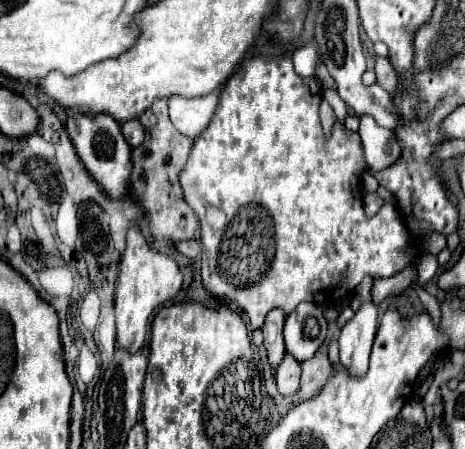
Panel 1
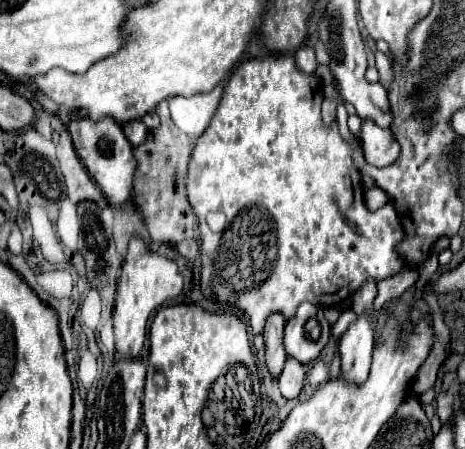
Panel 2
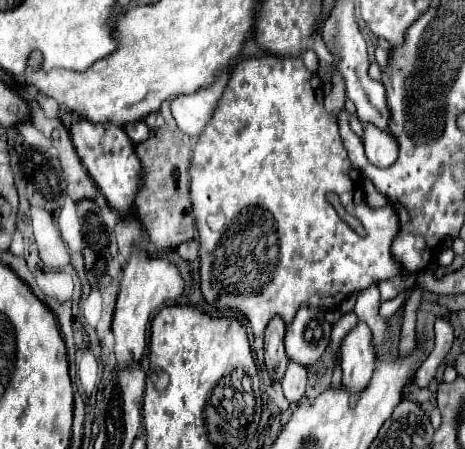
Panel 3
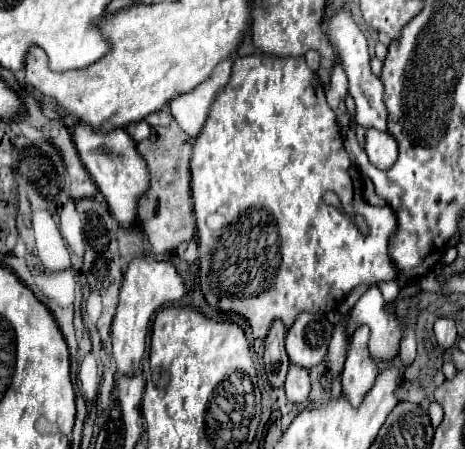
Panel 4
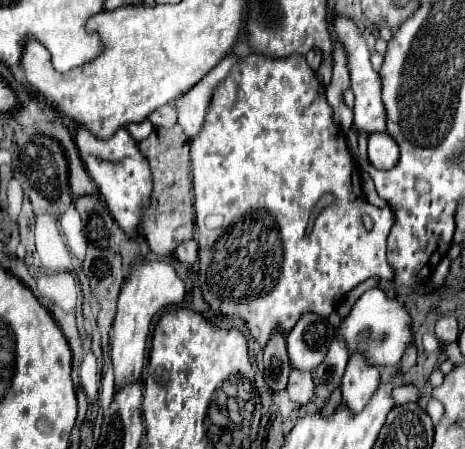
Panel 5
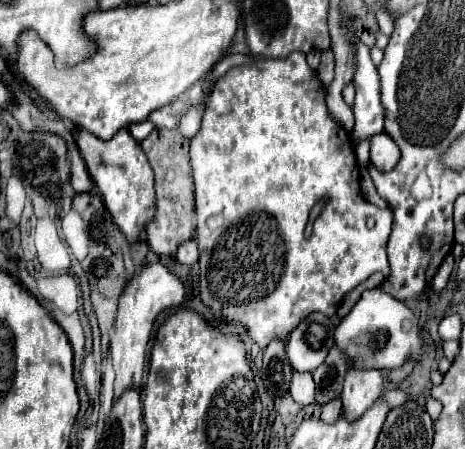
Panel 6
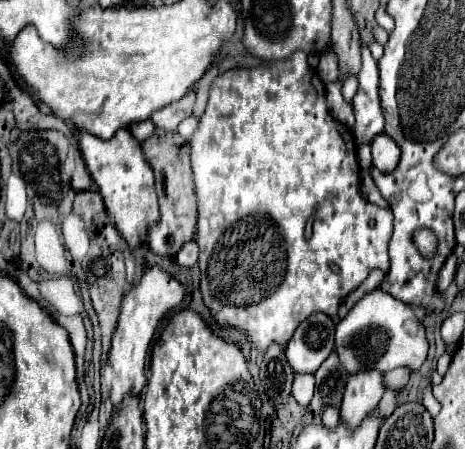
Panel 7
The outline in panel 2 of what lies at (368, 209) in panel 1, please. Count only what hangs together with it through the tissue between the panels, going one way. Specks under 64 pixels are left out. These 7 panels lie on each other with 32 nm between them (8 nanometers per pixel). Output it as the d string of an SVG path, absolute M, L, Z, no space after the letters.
M372 188L372 190L365 190L364 202L366 208L368 208L370 212L374 212L388 202L388 196L386 196L380 188Z

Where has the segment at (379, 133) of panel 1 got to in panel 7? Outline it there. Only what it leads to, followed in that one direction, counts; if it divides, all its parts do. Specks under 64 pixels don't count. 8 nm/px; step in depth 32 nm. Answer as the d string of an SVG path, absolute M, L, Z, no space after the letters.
M378 134L372 140L372 162L380 172L392 172L392 168L396 168L400 160L400 148L396 146L396 142L386 136L386 134Z

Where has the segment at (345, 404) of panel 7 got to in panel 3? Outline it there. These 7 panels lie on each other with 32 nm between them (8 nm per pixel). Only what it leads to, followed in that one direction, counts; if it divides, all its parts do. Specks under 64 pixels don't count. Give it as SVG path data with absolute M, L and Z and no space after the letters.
M358 322L342 340L340 346L340 366L342 366L342 384L352 392L364 390L372 376L374 348L372 348L372 330L366 322Z

